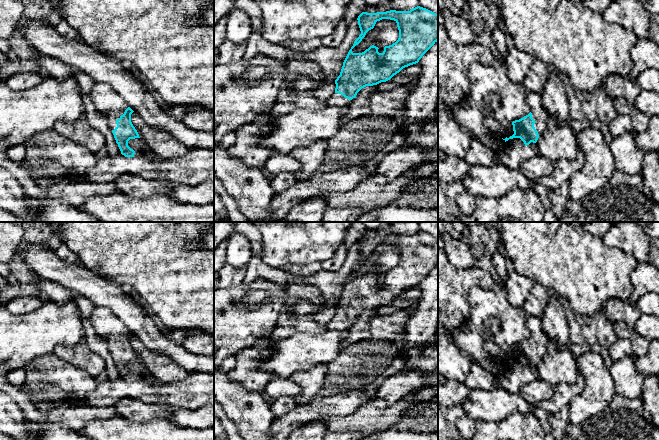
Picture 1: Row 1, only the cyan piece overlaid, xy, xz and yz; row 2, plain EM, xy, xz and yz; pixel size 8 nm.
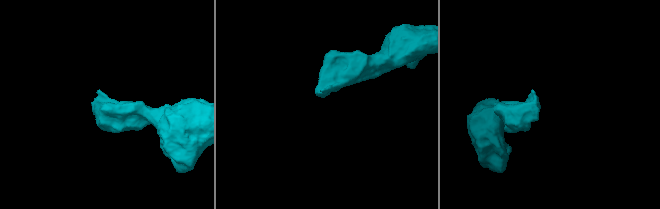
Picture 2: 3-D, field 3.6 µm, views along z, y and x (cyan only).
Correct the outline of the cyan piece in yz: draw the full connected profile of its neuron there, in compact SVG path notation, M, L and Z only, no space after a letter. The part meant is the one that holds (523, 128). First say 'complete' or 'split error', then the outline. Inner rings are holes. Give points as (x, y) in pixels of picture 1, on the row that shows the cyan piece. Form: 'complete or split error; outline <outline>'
split error; outline M527 92L526 102L530 106L531 112L512 122L514 134L503 139L505 142L509 139L520 138L527 146L531 142L536 143L546 129L549 114L543 106L542 92Z

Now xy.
split error; outline M95 82L88 94L95 110L107 118L121 154L134 157L135 151L128 146L130 139L140 138L131 122L131 114L134 111L107 83Z

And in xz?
split error; outline M420 6L410 11L362 12L357 20L361 34L355 40L343 62L340 75L335 80L335 93L326 100L327 106L348 106L362 88L386 82L403 68L418 63L422 56L438 41L438 14ZM382 19L394 20L397 23L398 40L392 45L385 46L382 53L379 53L379 48L374 45L362 53L353 53L352 49L362 41L369 30L374 28L376 22Z

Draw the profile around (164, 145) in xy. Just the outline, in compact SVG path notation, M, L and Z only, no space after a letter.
M135 112L131 114L131 122L139 137L158 158L179 158L185 156L190 150L168 132L158 130L146 124L141 116Z

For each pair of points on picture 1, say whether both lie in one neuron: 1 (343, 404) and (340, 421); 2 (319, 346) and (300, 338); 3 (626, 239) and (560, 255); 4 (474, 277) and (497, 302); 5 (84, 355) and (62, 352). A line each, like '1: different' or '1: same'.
1: different
2: same
3: different
4: different
5: same

